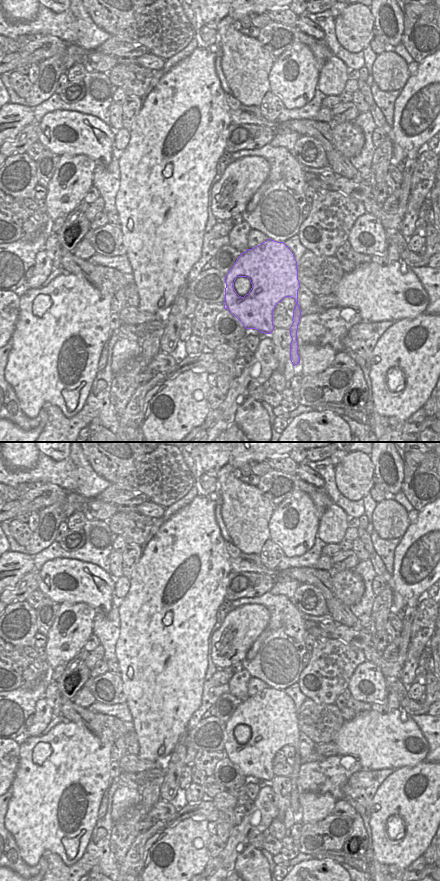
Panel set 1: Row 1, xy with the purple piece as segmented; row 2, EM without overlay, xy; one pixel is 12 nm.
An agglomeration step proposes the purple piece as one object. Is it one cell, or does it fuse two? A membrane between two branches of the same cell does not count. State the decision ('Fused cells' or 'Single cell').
Single cell.

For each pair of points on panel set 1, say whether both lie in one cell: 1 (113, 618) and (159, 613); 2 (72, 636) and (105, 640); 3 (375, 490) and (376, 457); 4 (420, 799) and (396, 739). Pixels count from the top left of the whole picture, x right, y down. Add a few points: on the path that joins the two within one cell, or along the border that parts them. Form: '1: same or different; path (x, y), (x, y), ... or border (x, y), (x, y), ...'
1: different; border (117, 607), (119, 615), (118, 640)
2: different; border (96, 613), (93, 618), (92, 633)
3: different; border (374, 476), (385, 491)
4: different; border (424, 760), (412, 766), (401, 766), (394, 770)

